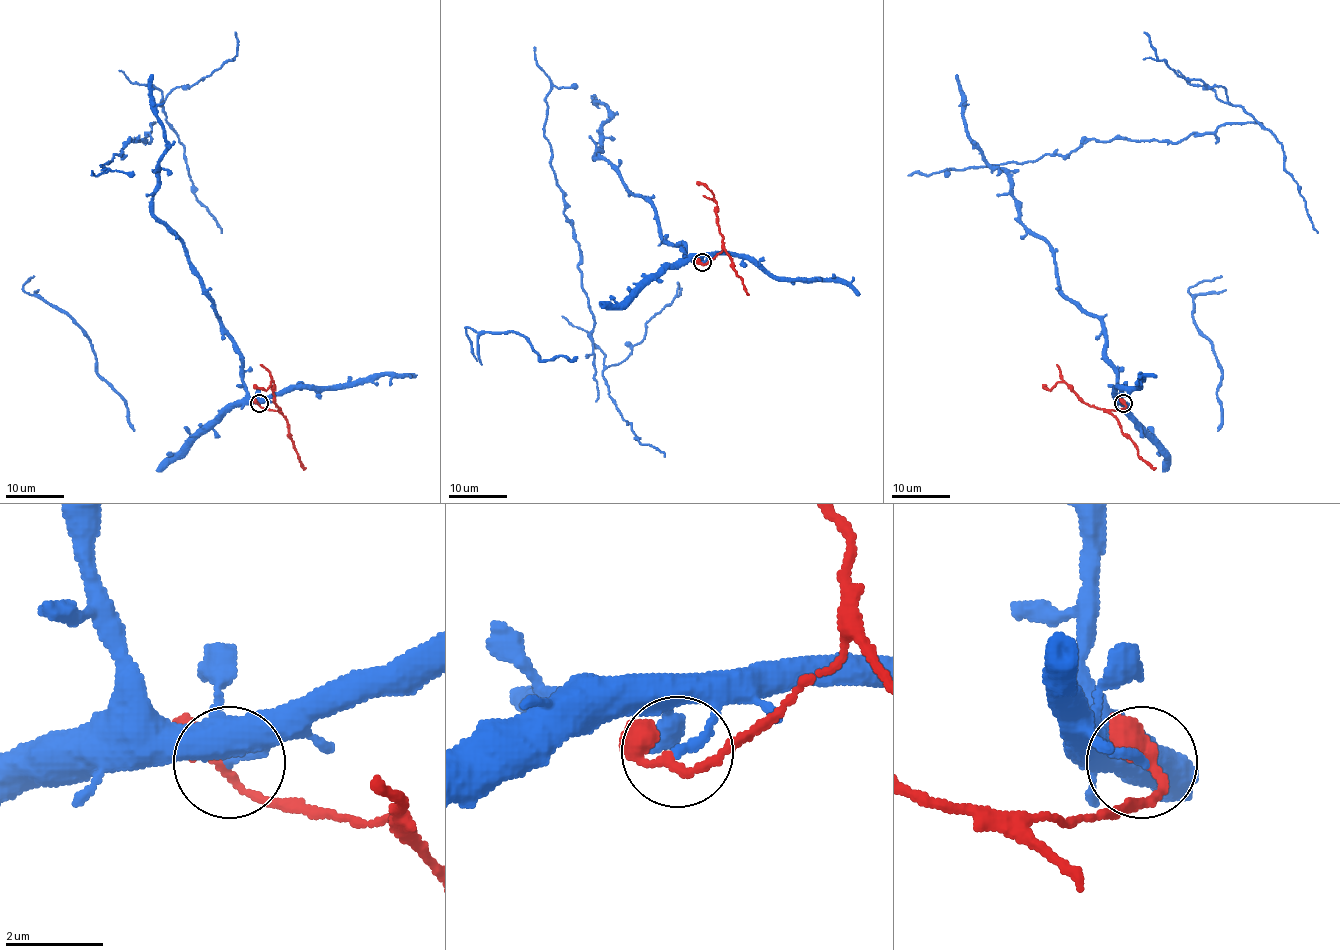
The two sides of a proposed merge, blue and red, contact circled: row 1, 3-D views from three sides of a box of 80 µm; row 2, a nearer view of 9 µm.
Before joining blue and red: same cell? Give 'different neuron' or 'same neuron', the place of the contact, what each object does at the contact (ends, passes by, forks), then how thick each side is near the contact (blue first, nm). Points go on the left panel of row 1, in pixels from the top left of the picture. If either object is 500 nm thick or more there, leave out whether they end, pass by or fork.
different neuron | (259, 403) | blue ends | red passes by | 180/150 nm

